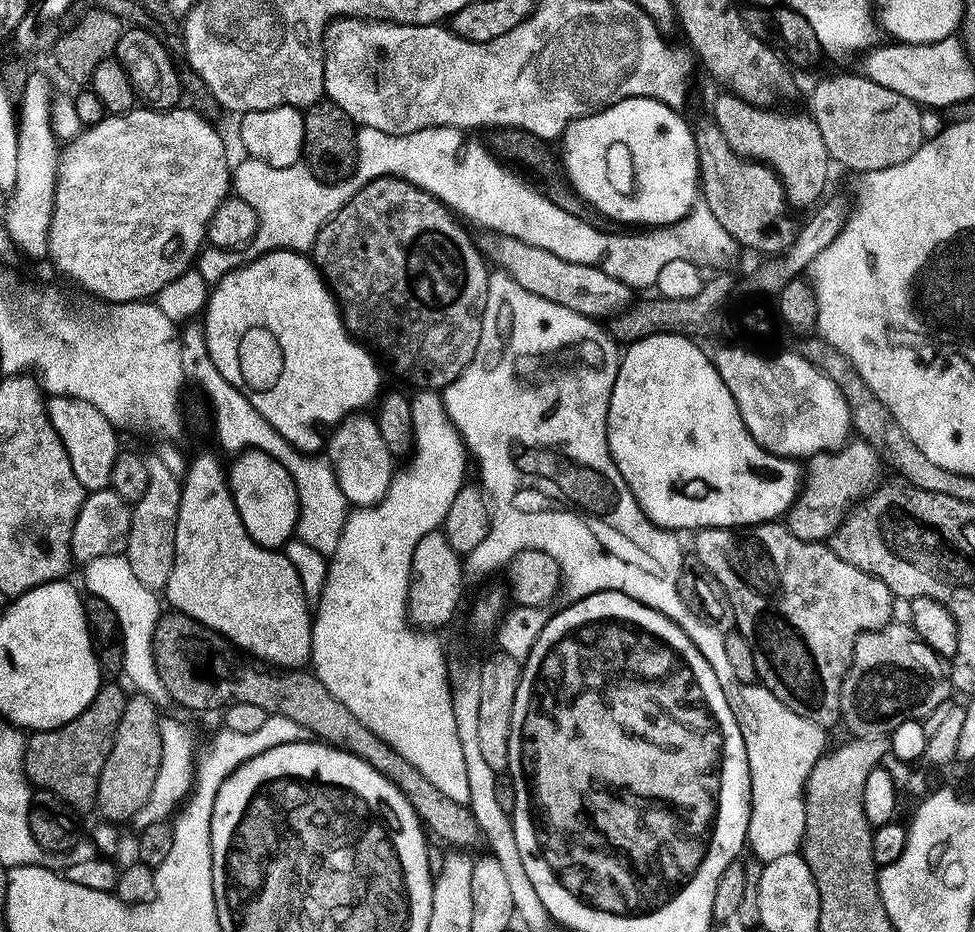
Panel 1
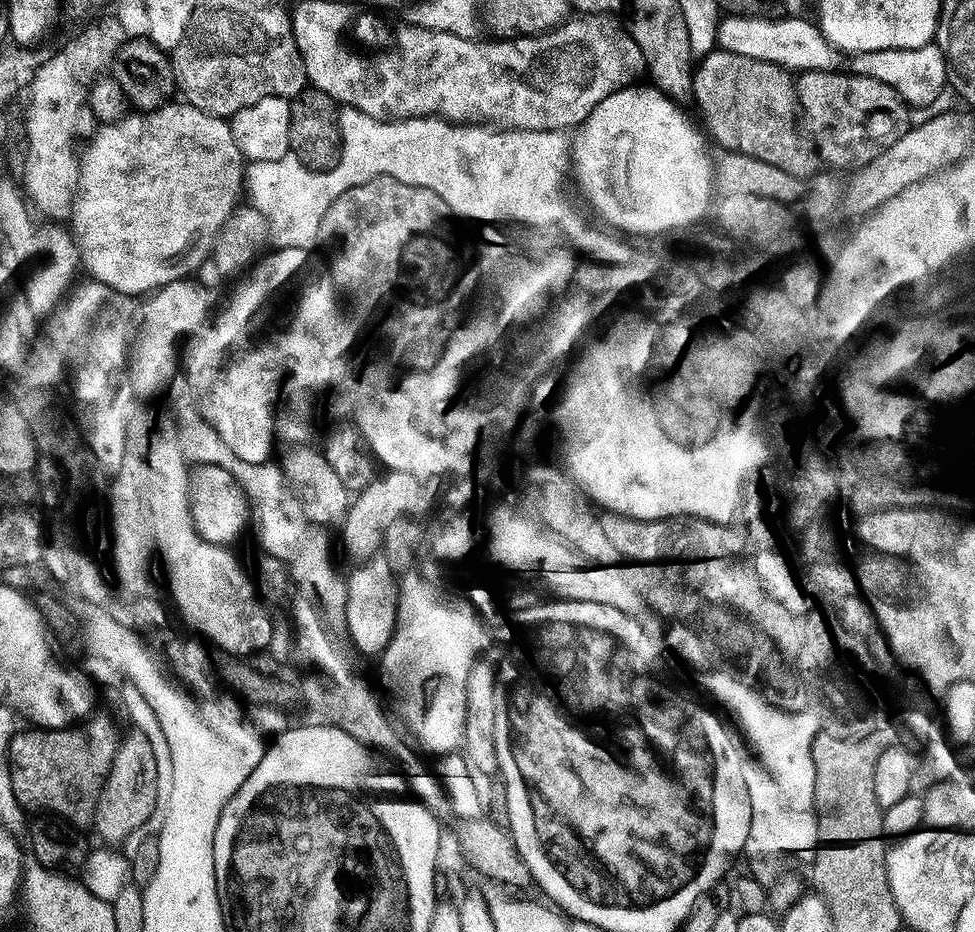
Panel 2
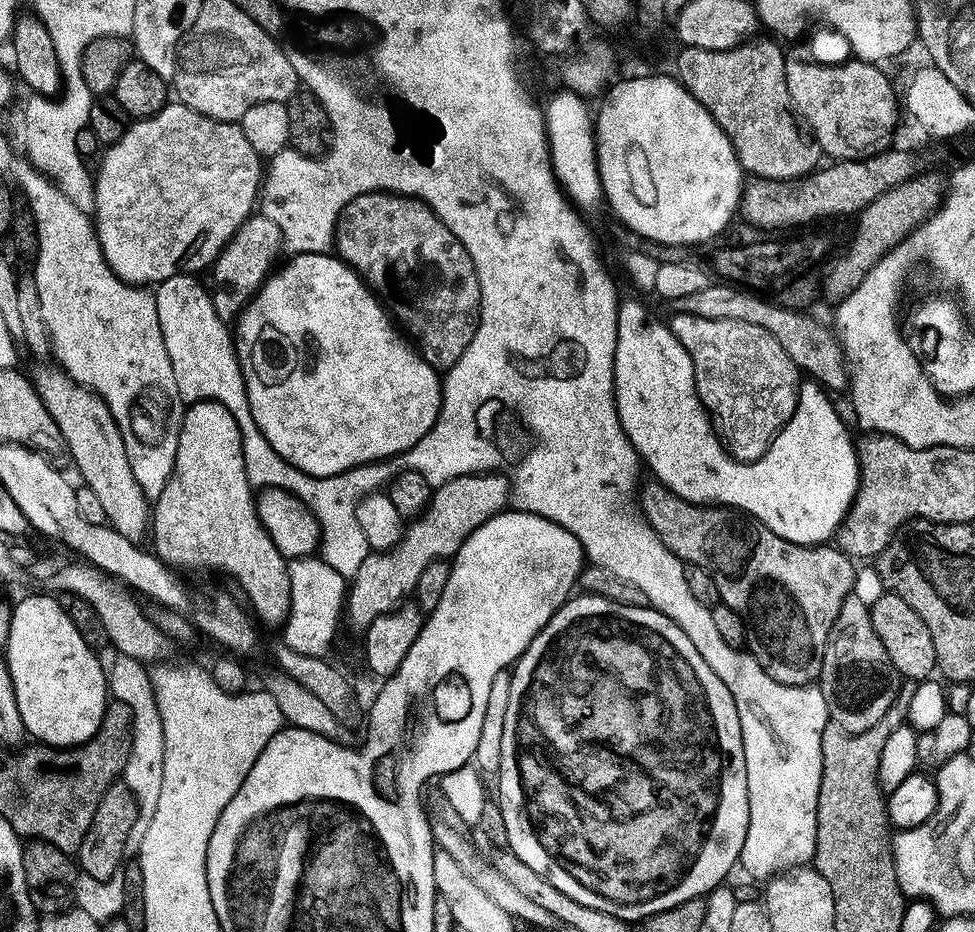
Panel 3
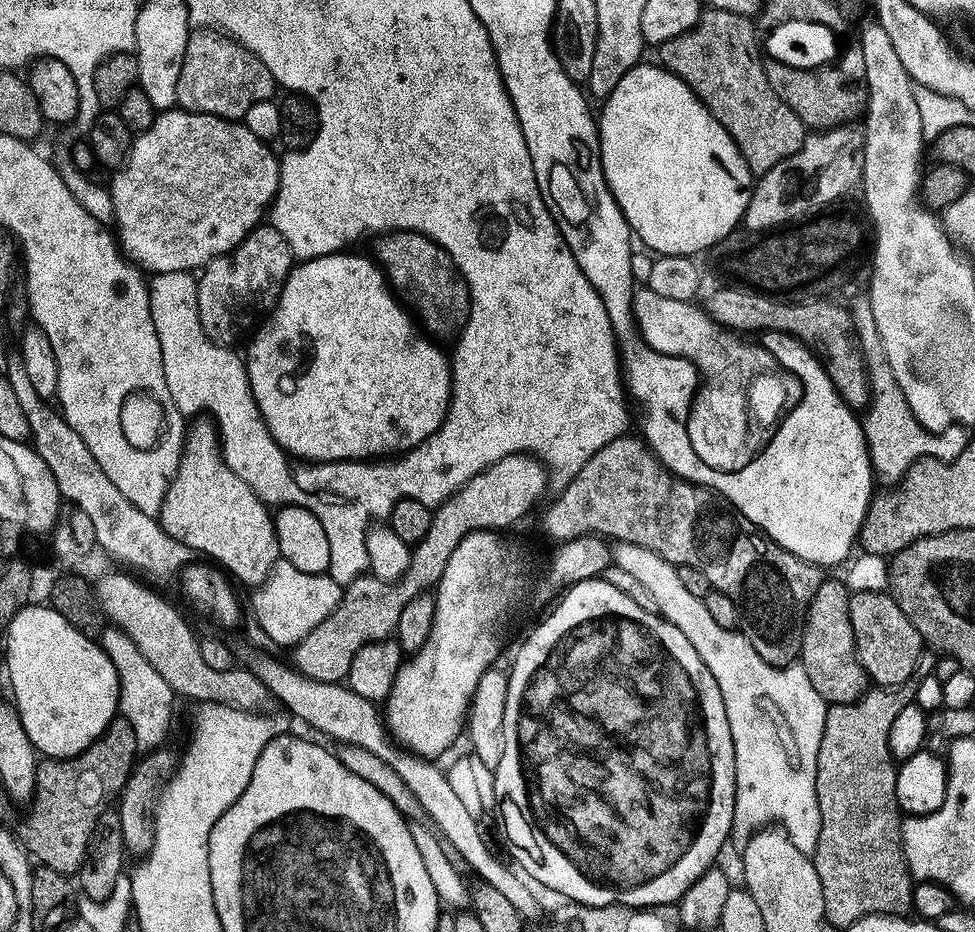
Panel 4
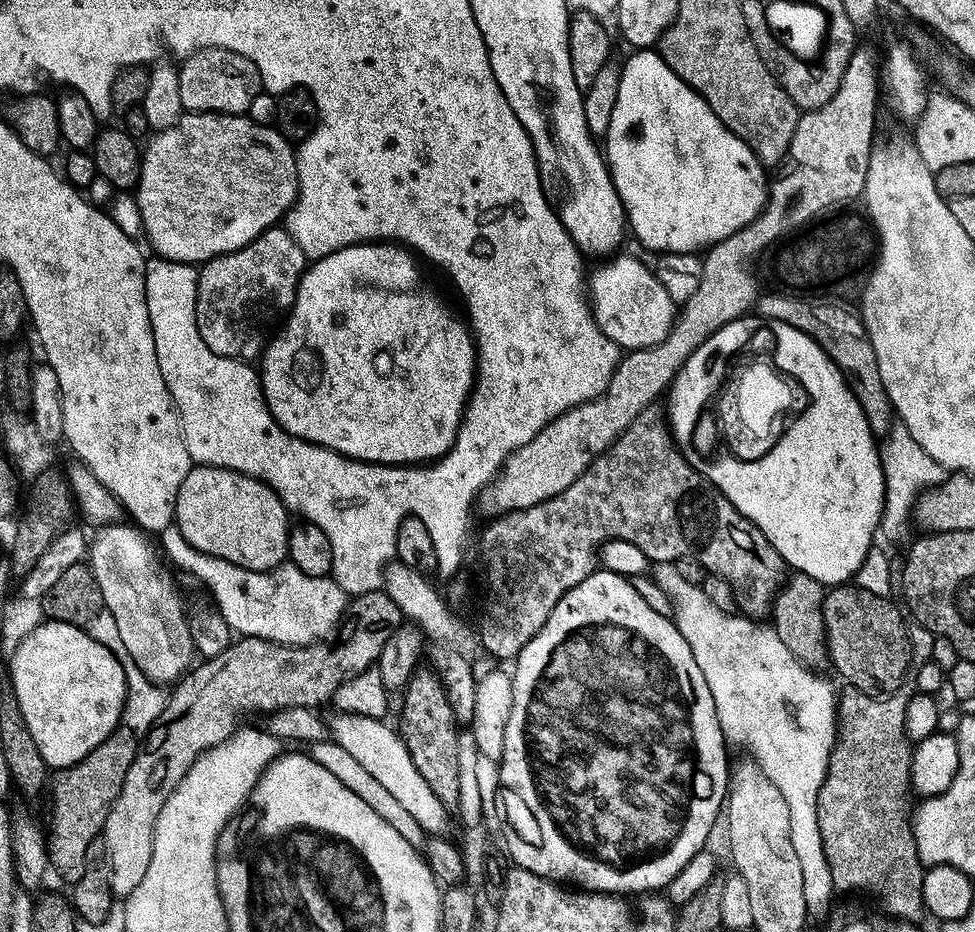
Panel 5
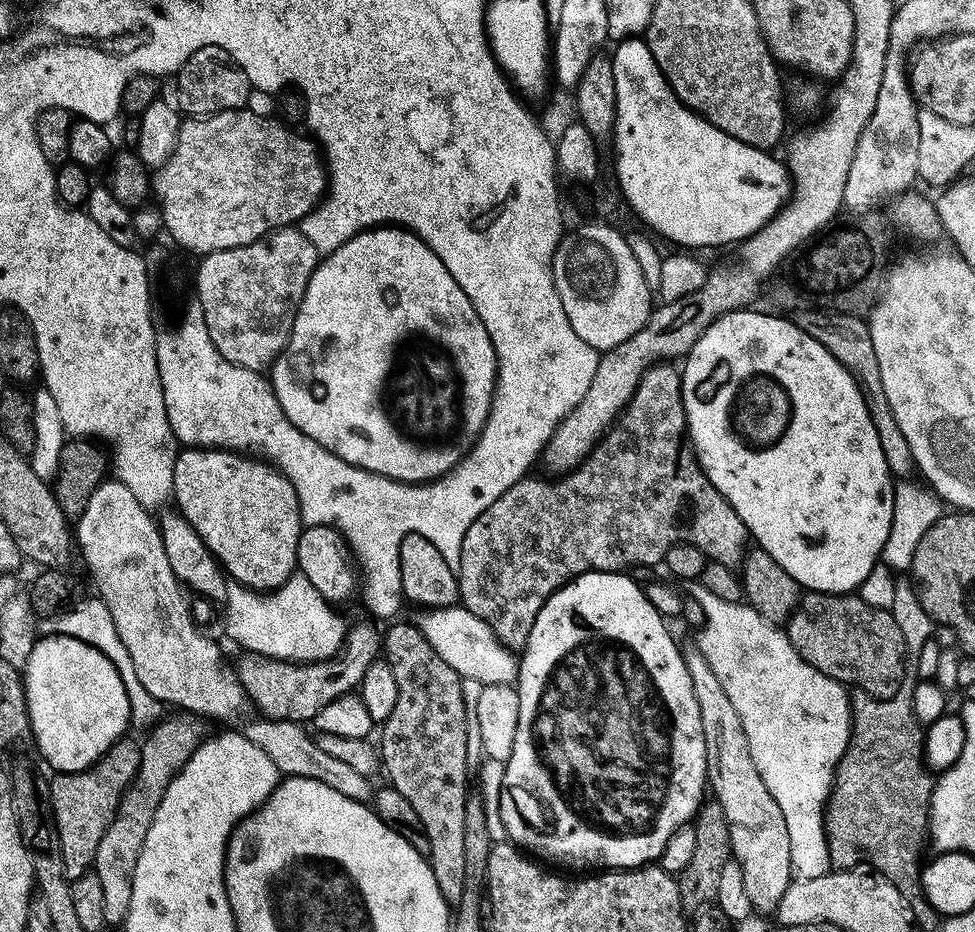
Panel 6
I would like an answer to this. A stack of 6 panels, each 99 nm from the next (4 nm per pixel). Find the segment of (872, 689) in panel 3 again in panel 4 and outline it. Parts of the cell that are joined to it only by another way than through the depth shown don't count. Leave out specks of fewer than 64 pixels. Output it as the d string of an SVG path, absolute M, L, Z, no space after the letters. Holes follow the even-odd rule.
M827 577L808 604L802 626L800 665L806 670L811 686L827 704L849 704L869 691L866 670L856 657L856 643L850 626L848 597L850 591L839 577Z

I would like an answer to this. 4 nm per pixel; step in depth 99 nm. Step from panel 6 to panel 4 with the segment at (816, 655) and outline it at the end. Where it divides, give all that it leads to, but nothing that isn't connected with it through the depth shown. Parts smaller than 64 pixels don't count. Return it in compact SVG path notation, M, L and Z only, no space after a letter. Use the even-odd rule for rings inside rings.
M887 591L852 592L848 597L848 613L856 643L856 657L873 685L887 690L917 675L920 654L926 648L924 639L918 630L914 630L914 622L902 614L902 606L898 606Z

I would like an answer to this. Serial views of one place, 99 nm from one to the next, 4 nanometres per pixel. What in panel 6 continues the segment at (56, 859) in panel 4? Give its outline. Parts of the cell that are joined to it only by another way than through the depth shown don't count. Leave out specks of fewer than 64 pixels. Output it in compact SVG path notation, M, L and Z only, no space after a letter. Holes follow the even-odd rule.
M129 738L113 742L106 755L80 772L61 772L54 780L54 815L60 839L60 849L64 855L64 873L69 881L78 879L96 863L98 842L102 834L114 822L114 814L122 802L124 792L138 774L142 762L141 745Z

